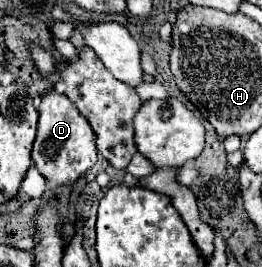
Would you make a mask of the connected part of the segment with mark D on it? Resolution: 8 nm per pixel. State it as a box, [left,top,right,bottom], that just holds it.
[33,88,97,186]

